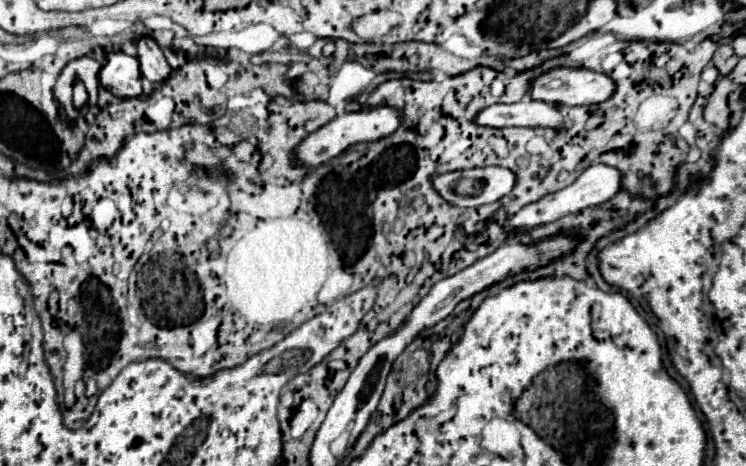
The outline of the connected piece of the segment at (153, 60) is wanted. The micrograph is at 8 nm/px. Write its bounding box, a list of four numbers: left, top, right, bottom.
[136,36,172,82]

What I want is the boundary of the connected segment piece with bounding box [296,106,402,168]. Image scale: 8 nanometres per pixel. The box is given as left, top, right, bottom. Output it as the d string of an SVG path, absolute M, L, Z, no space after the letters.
M376 106L376 108L366 108L366 110L336 116L332 122L324 124L316 132L308 134L308 138L304 138L304 142L300 142L300 146L296 148L296 158L306 168L320 166L320 164L340 156L346 148L350 148L354 144L376 142L376 140L388 138L390 134L394 134L400 128L400 122L402 122L402 114L398 108L392 108L392 106Z

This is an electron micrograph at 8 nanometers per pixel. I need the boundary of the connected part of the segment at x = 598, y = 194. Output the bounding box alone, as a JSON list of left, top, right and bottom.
[504,164,620,232]

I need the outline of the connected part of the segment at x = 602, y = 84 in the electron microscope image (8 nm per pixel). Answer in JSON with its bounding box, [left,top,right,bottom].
[528,68,616,108]

